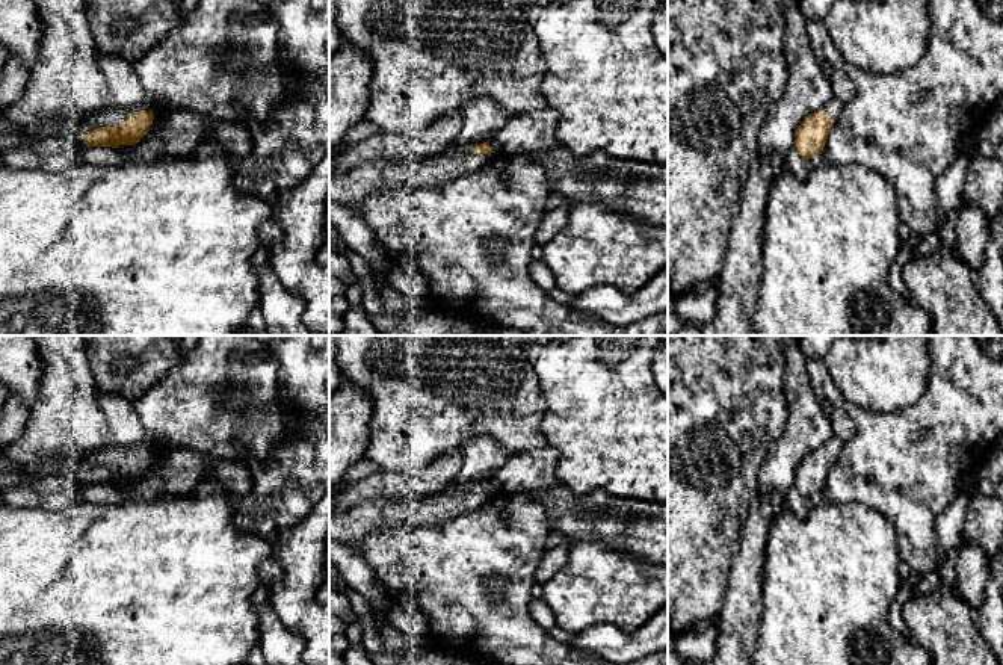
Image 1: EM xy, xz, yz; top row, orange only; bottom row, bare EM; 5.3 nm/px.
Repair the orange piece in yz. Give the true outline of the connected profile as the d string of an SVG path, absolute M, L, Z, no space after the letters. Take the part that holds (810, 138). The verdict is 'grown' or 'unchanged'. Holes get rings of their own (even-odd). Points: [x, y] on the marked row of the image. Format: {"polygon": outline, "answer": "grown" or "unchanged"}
{"polygon": "M835 98L823 109L808 115L795 131L795 148L807 162L823 153L828 135L843 112L843 104Z", "answer": "grown"}

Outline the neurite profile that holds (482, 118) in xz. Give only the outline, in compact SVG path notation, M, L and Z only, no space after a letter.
M488 97L470 101L462 110L462 130L453 148L461 153L470 153L473 147L492 139L509 118L511 115Z

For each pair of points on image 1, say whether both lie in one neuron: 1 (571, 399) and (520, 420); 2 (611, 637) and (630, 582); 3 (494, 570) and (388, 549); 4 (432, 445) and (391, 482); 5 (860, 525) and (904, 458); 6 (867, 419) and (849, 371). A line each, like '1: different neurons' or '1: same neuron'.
1: different neurons
2: different neurons
3: same neuron
4: different neurons
5: different neurons
6: different neurons

